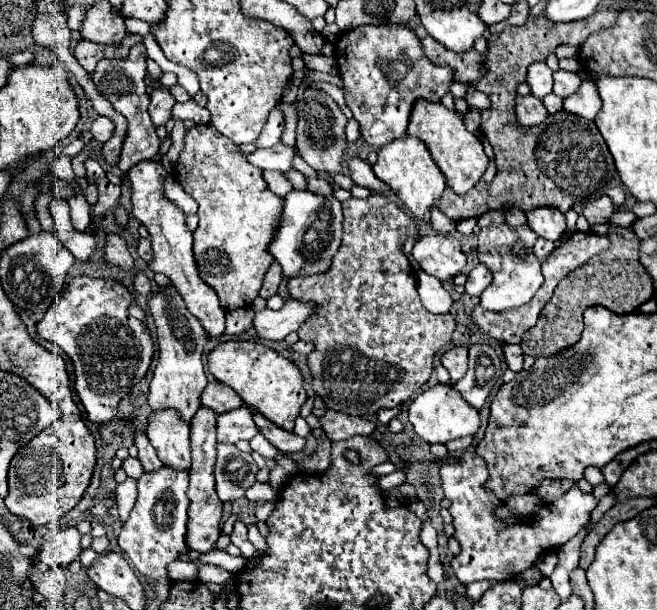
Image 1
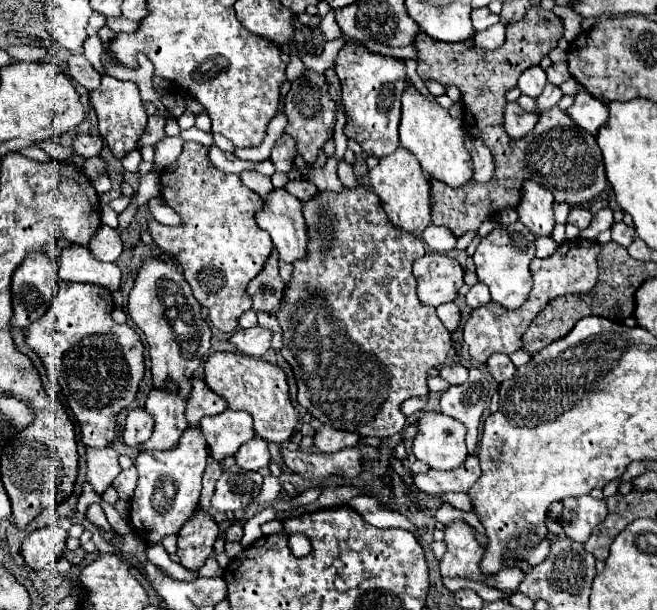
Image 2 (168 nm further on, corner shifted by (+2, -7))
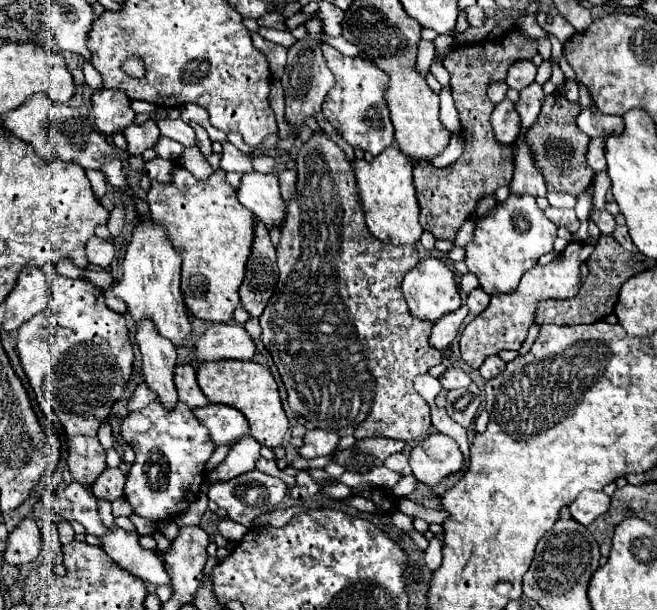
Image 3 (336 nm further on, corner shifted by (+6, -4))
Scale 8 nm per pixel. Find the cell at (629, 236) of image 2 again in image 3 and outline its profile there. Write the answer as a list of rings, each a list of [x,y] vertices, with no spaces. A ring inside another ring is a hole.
[[[591,210],[589,212],[589,220],[599,226],[601,234],[613,234],[615,220],[613,220],[613,216],[607,210]]]

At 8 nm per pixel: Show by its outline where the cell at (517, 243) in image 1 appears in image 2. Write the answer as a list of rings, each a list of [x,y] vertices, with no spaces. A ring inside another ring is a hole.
[[[519,221],[515,225],[497,225],[487,237],[481,239],[473,261],[475,271],[481,283],[485,283],[491,291],[491,301],[499,303],[507,309],[519,309],[533,289],[533,279],[529,273],[529,263],[535,257],[535,235]]]

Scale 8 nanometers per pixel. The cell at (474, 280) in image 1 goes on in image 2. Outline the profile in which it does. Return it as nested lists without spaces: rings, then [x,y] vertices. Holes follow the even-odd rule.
[[[475,283],[475,285],[469,289],[469,293],[465,295],[465,299],[467,299],[467,305],[469,305],[471,309],[481,307],[485,301],[489,301],[489,289],[487,289],[487,285],[485,285],[485,283]]]

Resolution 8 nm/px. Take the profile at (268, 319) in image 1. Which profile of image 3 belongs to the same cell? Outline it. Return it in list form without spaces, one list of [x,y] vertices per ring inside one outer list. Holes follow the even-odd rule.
[[[211,324],[195,342],[197,360],[251,360],[255,344],[239,324]]]

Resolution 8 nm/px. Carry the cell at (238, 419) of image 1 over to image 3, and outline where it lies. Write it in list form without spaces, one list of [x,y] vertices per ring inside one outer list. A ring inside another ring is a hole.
[[[207,404],[203,408],[193,408],[193,414],[203,426],[209,428],[213,440],[219,446],[223,446],[231,440],[239,440],[245,434],[249,434],[249,422],[233,406]]]

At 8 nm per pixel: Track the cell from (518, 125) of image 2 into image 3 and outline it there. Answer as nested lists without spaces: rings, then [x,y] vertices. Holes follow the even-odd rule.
[[[503,100],[495,106],[493,114],[491,114],[491,126],[493,126],[493,134],[495,140],[499,144],[513,144],[517,140],[517,132],[519,132],[519,118],[515,112],[515,104],[511,100]]]

